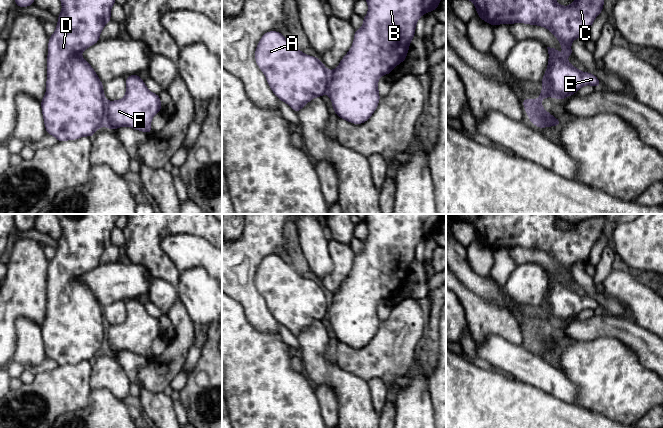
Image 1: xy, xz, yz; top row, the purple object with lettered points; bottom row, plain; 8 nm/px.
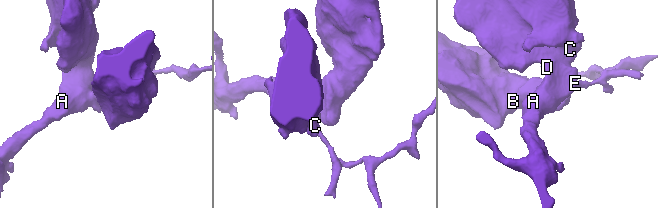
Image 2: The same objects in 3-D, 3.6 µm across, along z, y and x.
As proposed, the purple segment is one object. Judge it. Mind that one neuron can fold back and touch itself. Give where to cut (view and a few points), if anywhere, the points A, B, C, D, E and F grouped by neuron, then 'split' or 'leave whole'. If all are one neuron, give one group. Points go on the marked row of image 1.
yz (528, 99), (528, 111), (534, 123) | A C D E / B F | split

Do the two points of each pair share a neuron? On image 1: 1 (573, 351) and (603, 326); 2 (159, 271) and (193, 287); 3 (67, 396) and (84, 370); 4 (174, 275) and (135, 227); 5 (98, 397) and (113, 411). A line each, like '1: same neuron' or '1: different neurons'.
1: different neurons
2: different neurons
3: same neuron
4: same neuron
5: same neuron

